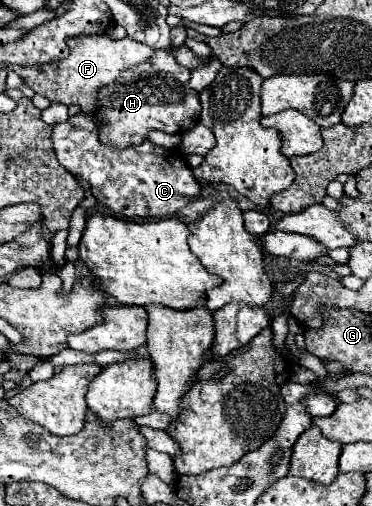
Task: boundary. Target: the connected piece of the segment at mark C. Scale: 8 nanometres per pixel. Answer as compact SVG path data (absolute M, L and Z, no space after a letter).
M77 113L65 123L53 127L53 147L57 161L75 177L89 183L93 197L109 207L117 217L125 219L163 219L175 215L199 193L201 185L193 177L189 165L171 149L163 149L151 141L131 147L107 147L99 139L99 123L93 113Z

